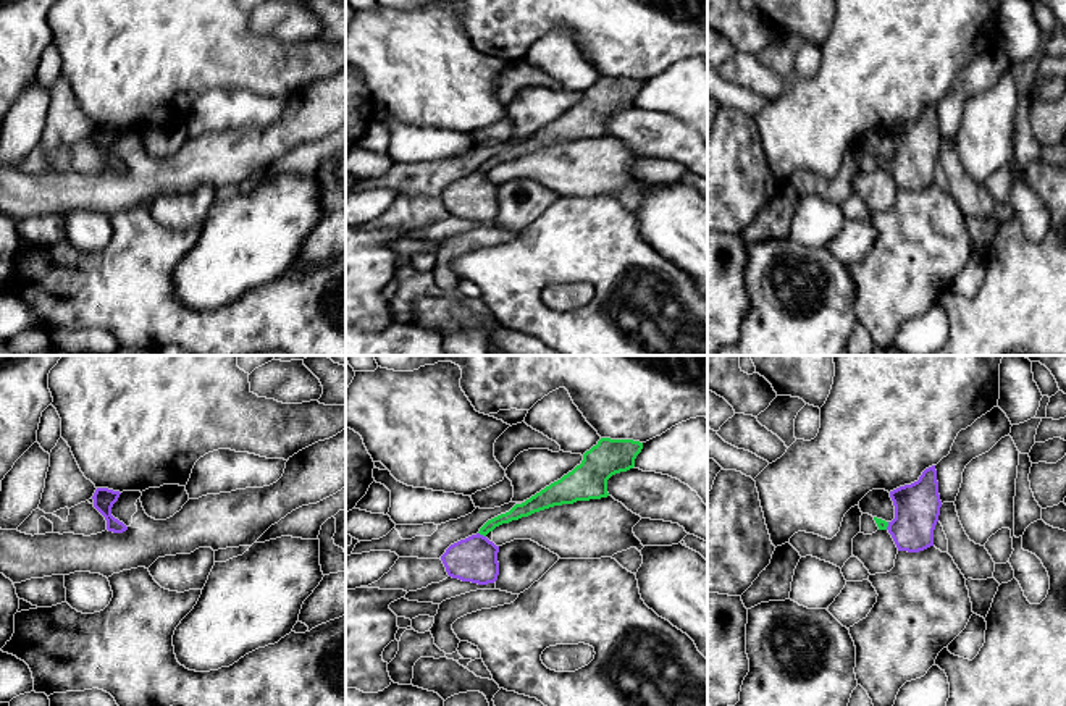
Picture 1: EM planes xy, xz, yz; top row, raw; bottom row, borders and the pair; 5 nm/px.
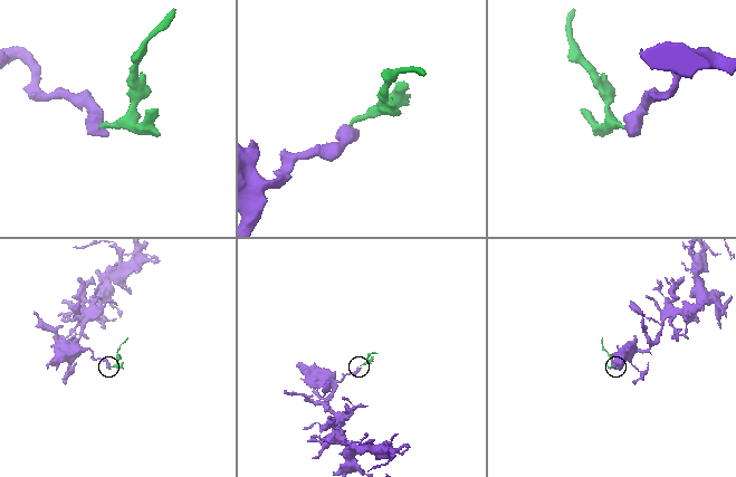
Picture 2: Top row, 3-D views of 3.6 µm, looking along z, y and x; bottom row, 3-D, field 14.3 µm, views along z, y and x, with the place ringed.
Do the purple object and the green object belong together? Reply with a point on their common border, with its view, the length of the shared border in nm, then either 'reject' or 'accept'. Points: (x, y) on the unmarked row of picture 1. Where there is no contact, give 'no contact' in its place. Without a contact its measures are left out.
xz (482, 173) | 50 nm | accept

